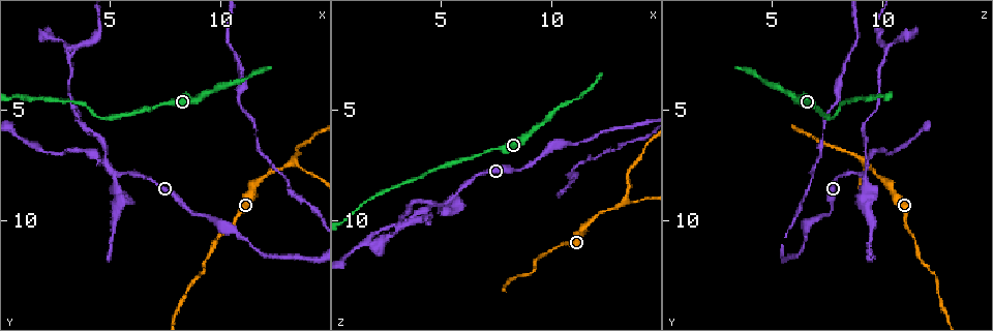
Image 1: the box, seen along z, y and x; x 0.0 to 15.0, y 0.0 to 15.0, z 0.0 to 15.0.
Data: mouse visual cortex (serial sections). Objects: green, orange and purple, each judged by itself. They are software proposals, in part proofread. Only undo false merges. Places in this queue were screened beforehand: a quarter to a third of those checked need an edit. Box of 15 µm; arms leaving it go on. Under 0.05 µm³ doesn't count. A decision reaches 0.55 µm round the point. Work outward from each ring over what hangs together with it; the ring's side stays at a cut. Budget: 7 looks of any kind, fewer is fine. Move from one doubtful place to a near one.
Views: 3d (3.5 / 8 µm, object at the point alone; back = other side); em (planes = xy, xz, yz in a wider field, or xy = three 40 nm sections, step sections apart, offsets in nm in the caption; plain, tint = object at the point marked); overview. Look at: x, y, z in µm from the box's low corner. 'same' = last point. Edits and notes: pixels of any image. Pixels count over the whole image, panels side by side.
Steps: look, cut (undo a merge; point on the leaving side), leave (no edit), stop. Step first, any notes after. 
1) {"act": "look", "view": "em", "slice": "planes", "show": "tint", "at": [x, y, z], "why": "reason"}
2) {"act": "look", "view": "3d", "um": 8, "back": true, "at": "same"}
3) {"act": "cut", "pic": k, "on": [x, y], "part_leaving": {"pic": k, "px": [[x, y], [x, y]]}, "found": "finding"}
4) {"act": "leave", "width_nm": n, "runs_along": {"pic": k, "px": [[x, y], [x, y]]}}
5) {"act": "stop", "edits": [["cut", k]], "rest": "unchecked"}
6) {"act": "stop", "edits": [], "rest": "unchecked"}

{"act": "look", "view": "3d", "um": 8, "at": [13.3, 7.3, 9.3], "why": "a fork"}

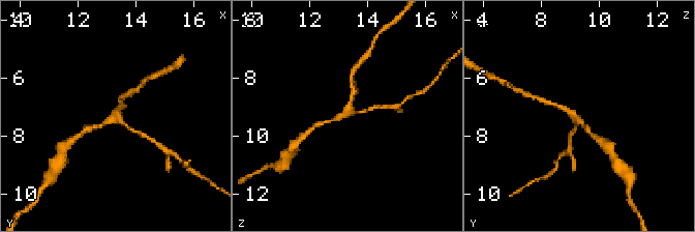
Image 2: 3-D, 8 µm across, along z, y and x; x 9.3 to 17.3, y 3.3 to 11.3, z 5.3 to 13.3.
{"act": "look", "view": "em", "slice": "xy", "step": 2, "show": "tint", "at": [13.3, 7.3, 9.3], "arms": 3, "arm_widths_nm": [100, 150, 150]}

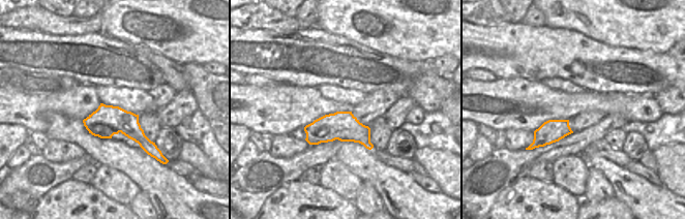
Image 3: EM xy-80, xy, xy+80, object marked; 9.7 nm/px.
{"act": "leave", "runs_along": {"pic": 2, "px": [[322, 123], [348, 112], [353, 90]]}, "found": "all the same cell"}

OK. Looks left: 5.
{"act": "look", "view": "3d", "um": 3.5, "back": true, "at": [5.2, 7.9, 9.1], "why": "calibre changes"}

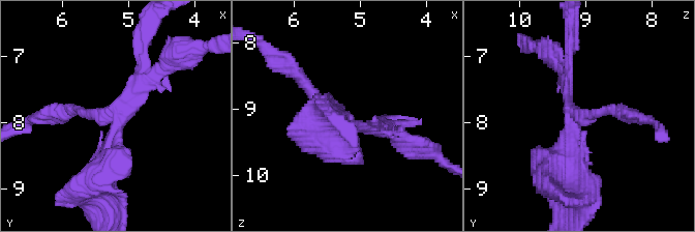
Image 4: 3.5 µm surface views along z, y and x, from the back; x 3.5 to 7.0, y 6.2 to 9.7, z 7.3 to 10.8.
{"act": "look", "view": "em", "slice": "xy", "step": 3, "show": "tint", "at": [5.30, 7.85, 9.15]}

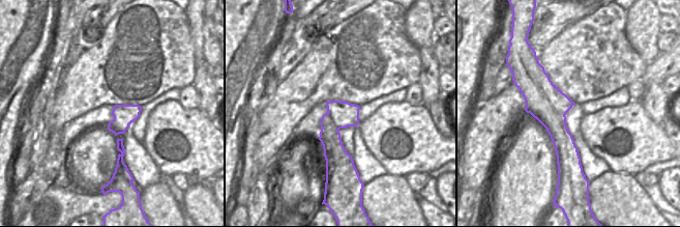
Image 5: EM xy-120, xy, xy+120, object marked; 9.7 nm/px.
{"act": "cut", "pic": 4, "on": [585, 160], "part_leaving": {"pic": 4, "px": [[568, 87], [571, 29]]}, "found": "a second cell is stuck on"}

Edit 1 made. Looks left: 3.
{"act": "look", "view": "3d", "um": 8, "at": [3.8, 6.9, 9.8], "why": "thick turns thin"}

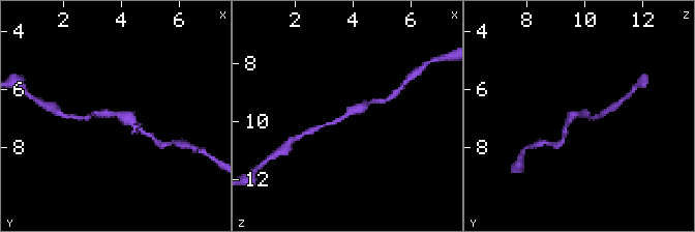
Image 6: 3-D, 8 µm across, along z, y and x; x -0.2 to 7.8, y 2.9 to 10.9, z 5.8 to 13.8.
{"act": "look", "view": "em", "slice": "xy", "step": 1, "show": "tint", "at": [3.8, 6.8, 9.7], "arm_widths_nm": [150, 200]}

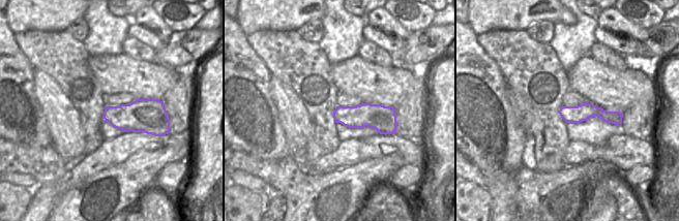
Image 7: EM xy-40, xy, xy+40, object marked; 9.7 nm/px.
{"act": "leave", "runs_along": {"pic": 7, "px": [[562, 111], [599, 112], [619, 121]]}, "found": "continuous, no second cell"}

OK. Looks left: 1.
{"act": "stop", "edits": [["cut", 4]], "rest": "unchecked"}

